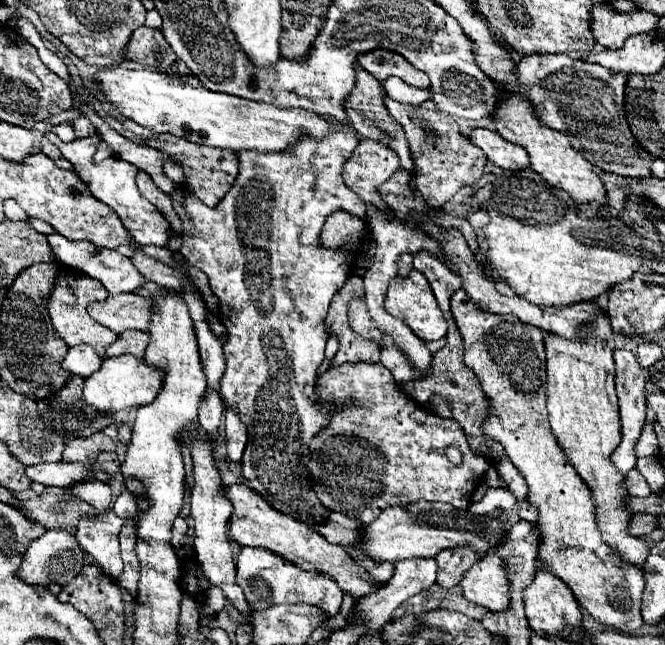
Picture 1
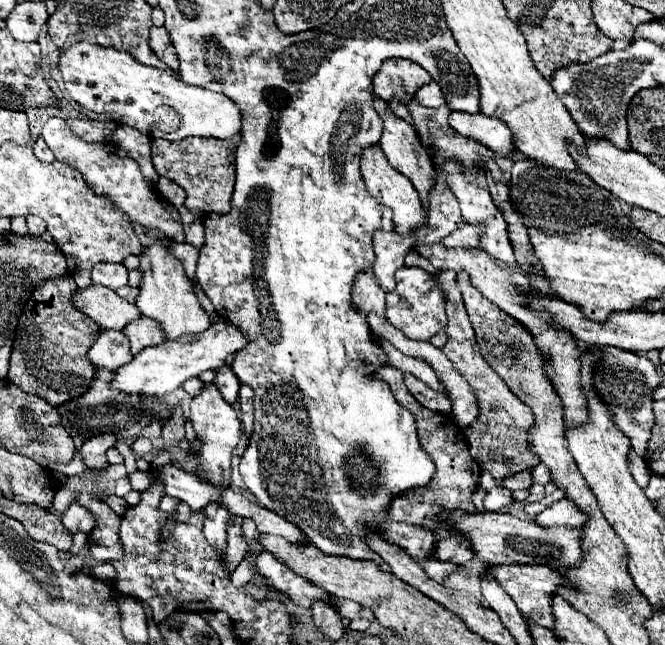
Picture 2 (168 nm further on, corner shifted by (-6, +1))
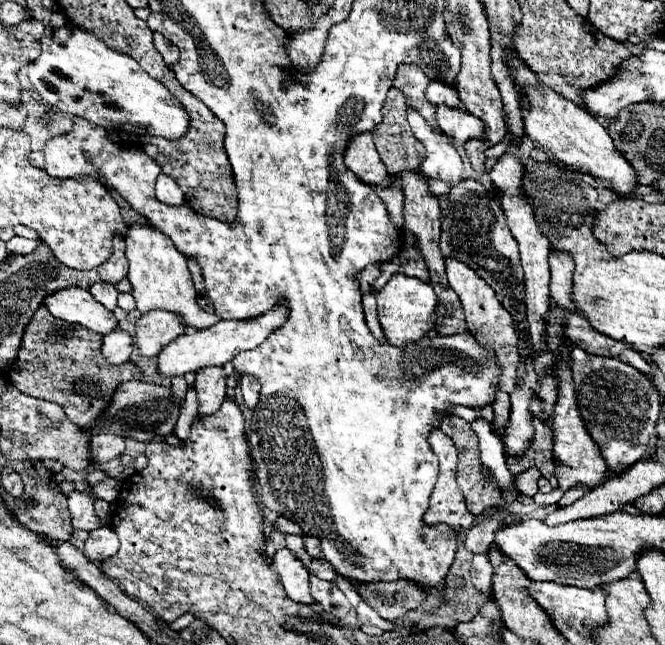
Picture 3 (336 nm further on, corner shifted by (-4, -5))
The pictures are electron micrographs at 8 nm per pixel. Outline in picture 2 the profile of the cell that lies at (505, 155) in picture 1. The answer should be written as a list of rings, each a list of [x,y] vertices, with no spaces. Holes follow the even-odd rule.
[[[452,111],[448,117],[448,123],[460,135],[478,141],[480,145],[492,149],[498,155],[510,157],[514,153],[512,135],[508,133],[508,127],[504,125],[504,121],[500,119],[492,119],[484,113]]]

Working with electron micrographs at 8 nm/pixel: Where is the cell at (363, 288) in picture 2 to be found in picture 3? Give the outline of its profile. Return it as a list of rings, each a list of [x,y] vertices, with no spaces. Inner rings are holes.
[[[368,265],[368,267],[358,275],[360,287],[362,287],[362,293],[364,293],[364,295],[372,293],[372,283],[376,281],[376,277],[378,277],[380,273],[382,273],[382,271],[380,271],[378,265]]]

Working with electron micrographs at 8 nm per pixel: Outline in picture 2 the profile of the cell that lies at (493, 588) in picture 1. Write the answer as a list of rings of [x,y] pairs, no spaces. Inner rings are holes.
[[[492,565],[488,573],[492,573],[496,581],[500,581],[504,591],[514,599],[516,607],[524,617],[532,617],[532,621],[546,629],[554,627],[552,599],[558,595],[560,587],[568,587],[568,579],[562,571],[550,569],[546,565]]]

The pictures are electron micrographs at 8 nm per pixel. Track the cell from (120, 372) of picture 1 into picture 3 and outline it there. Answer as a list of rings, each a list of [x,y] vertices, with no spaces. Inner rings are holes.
[[[282,303],[274,311],[260,315],[250,321],[218,321],[214,327],[206,331],[194,331],[194,333],[184,333],[178,339],[170,341],[160,353],[158,353],[158,375],[162,377],[176,377],[176,375],[186,375],[186,373],[196,373],[202,367],[212,367],[212,365],[224,365],[232,361],[238,353],[256,349],[260,343],[266,341],[266,337],[280,327],[286,321],[286,305]]]

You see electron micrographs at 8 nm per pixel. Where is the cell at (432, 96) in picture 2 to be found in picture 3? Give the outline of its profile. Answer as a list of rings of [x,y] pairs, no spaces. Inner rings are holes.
[[[432,81],[426,89],[426,99],[432,103],[432,105],[446,105],[446,107],[460,107],[460,99],[458,99],[458,93],[440,83],[440,81]]]

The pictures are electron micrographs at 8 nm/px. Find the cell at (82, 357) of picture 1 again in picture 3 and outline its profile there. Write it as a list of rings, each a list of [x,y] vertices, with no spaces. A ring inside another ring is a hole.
[[[116,329],[112,331],[110,335],[104,337],[104,345],[102,345],[102,355],[108,363],[114,363],[114,365],[122,365],[122,363],[128,363],[130,361],[130,353],[132,353],[132,335],[122,331],[122,329]]]

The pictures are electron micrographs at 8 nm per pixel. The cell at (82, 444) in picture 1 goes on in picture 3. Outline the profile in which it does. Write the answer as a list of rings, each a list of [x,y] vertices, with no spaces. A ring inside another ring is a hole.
[[[98,433],[90,441],[92,463],[108,463],[120,457],[124,451],[124,439],[114,433]]]

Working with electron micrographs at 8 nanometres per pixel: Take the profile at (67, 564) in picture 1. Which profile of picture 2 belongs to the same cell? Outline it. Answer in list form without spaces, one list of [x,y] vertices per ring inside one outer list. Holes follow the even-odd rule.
[[[72,503],[68,507],[68,511],[62,515],[62,523],[64,527],[70,531],[70,533],[76,533],[76,531],[84,531],[84,533],[90,533],[94,527],[96,527],[96,519],[94,515],[80,503]]]

